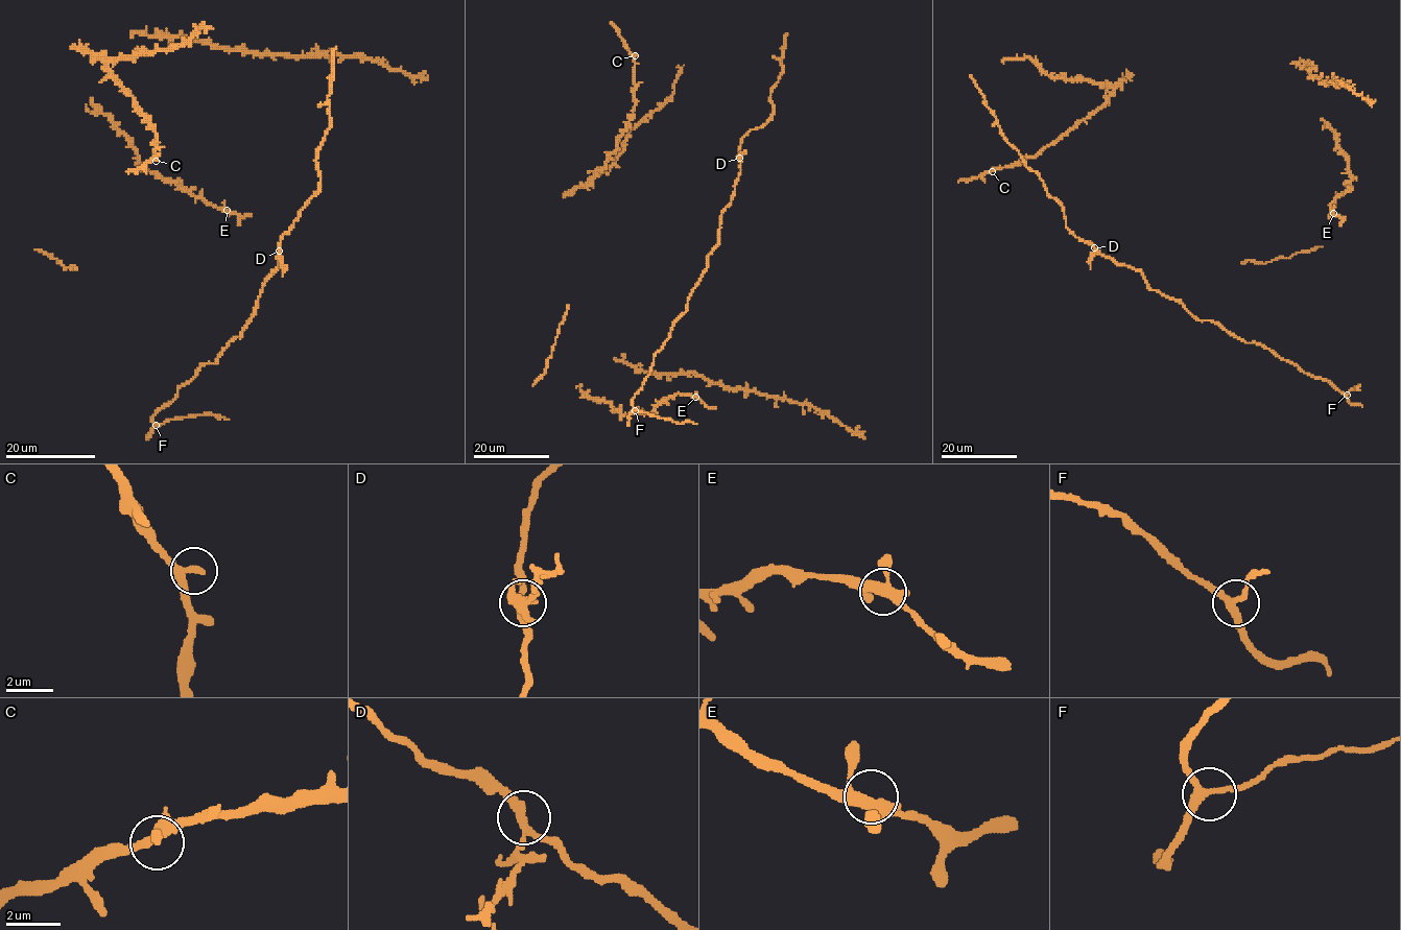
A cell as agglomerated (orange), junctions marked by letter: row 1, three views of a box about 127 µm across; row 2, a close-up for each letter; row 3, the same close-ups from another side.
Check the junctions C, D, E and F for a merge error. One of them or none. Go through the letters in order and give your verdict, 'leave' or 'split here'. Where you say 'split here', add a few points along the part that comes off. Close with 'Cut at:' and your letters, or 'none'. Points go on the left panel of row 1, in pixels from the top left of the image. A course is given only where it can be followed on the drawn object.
C: leave
D: split here; foreign part runs (280, 252), (282, 276)
E: leave
F: leave
Cut at: D

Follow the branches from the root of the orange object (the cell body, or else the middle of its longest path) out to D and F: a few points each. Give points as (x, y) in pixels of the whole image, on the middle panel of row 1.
D: (783, 48), (782, 73), (770, 96), (774, 113), (762, 126), (752, 128), (742, 138), (740, 158)
F: (783, 48), (782, 73), (770, 96), (774, 113), (741, 140), (718, 244), (655, 354), (633, 400), (635, 410)

